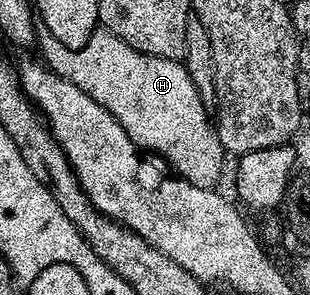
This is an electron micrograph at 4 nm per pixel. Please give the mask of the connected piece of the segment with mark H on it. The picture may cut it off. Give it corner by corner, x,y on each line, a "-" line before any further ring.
103,26
97,27
90,42
86,42
86,46
81,48
62,46
62,42
58,42
58,38
54,38
54,34
41,31
38,36
39,48
41,52
39,55
42,57
43,63
47,64
51,71
74,82
74,86
78,86
78,90
86,90
86,94
90,94
90,98
94,98
94,102
98,102
106,110
110,110
110,114
114,114
114,118
120,123
122,130
126,130
126,134
137,149
143,150
145,153
147,153
146,151
157,152
162,159
168,160
169,166
167,165
167,167
175,175
194,186
216,188
219,185
220,175
224,172
226,153
213,121
210,119
209,109
202,102
187,68
181,61
142,54
138,50
134,50
134,46
122,42
122,38
118,38

